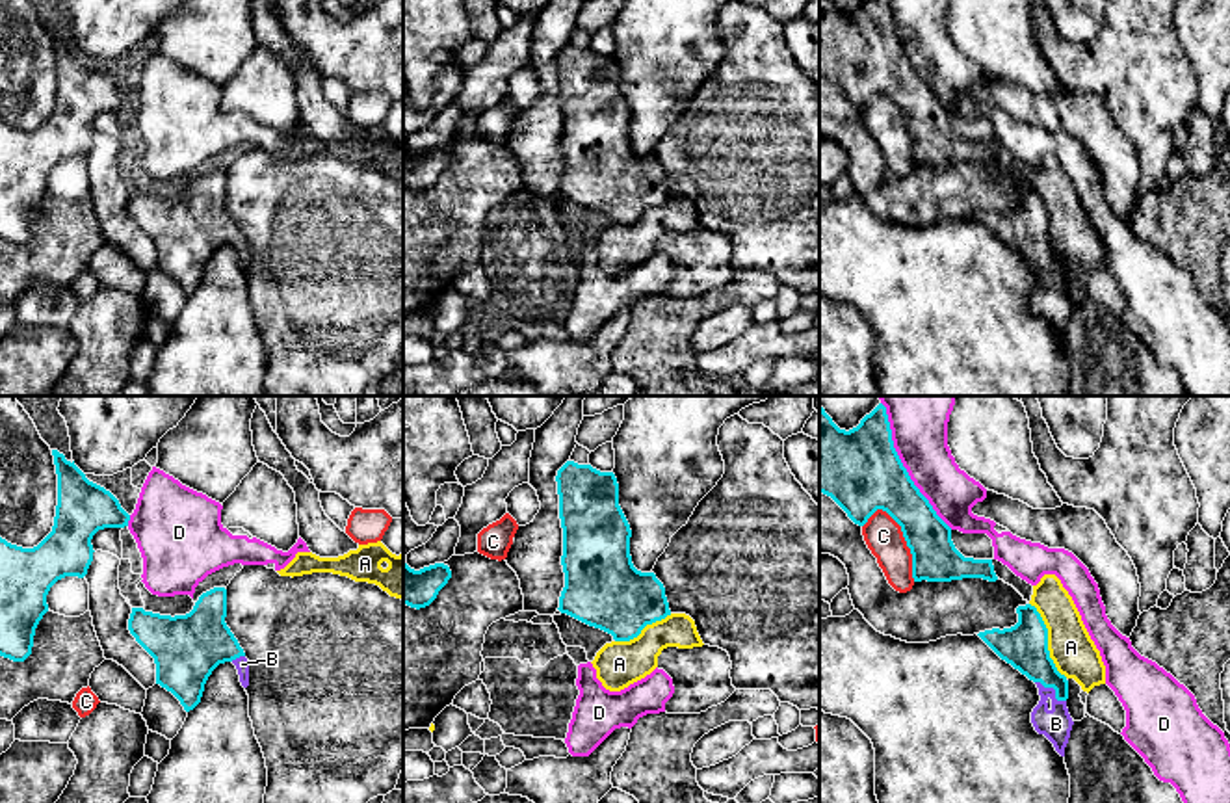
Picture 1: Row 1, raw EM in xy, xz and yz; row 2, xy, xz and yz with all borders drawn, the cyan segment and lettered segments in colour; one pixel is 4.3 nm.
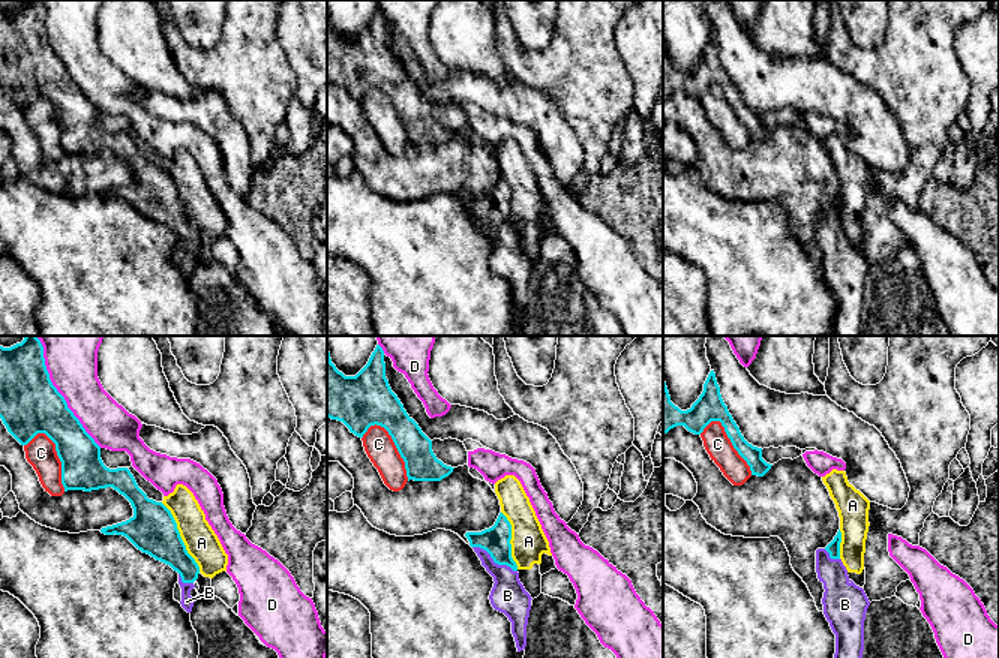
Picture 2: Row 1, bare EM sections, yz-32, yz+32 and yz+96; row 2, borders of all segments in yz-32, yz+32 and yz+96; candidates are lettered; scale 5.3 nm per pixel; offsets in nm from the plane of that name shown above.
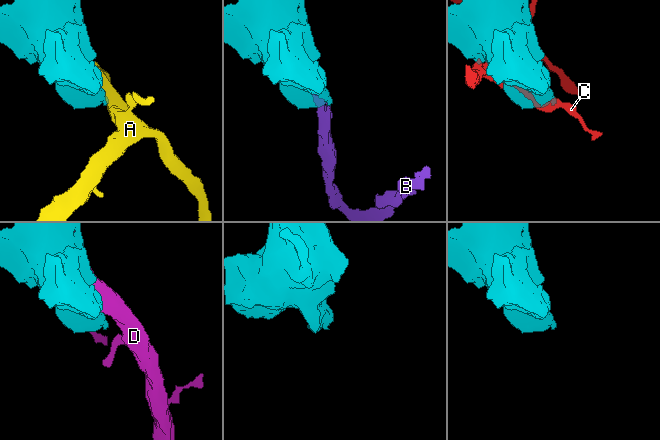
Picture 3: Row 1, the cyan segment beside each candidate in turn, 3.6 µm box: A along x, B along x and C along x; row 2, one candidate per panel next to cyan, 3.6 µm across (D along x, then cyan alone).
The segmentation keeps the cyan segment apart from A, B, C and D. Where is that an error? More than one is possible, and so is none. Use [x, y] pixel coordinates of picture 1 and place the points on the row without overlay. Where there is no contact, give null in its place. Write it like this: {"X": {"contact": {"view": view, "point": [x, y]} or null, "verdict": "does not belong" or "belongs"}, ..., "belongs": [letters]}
{"A": {"contact": {"view": "yz", "point": [1046, 225]}, "verdict": "does not belong"}, "B": {"contact": {"view": "yz", "point": [1054, 272]}, "verdict": "belongs"}, "C": {"contact": {"view": "yz", "point": [907, 127]}, "verdict": "does not belong"}, "D": {"contact": {"view": "yz", "point": [907, 56]}, "verdict": "does not belong"}, "belongs": ["B"]}

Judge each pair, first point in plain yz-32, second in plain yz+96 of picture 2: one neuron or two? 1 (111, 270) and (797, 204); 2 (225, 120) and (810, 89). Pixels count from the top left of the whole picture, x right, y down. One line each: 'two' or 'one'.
1: two
2: one

